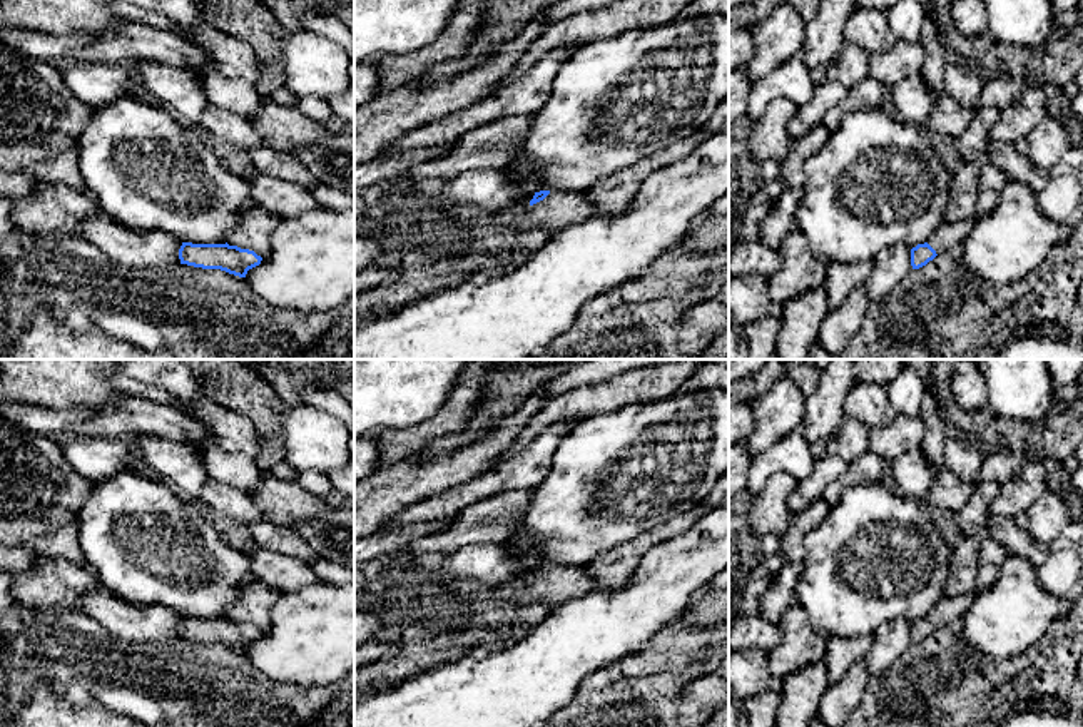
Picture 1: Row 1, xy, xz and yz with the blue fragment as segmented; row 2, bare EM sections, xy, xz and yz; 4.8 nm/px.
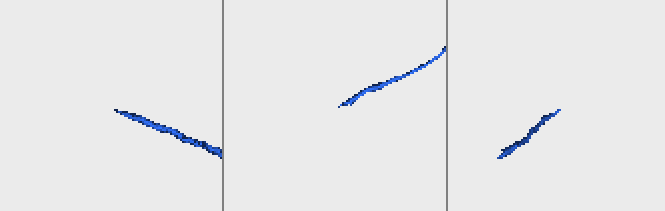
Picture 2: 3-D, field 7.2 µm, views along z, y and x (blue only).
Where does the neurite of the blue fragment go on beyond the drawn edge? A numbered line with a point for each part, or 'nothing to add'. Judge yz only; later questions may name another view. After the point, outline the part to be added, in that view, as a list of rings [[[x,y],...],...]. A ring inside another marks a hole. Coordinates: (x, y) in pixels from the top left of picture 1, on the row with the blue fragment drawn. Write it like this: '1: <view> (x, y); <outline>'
1: yz (948, 239); [[[974,221],[943,222],[939,229],[931,236],[928,244],[936,254],[958,254],[964,239],[973,229]]]

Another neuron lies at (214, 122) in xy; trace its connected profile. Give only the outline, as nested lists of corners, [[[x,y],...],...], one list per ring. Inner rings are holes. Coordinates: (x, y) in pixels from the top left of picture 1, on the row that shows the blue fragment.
[[[209,104],[196,125],[207,139],[219,139],[244,150],[262,147],[254,125],[231,110]]]

